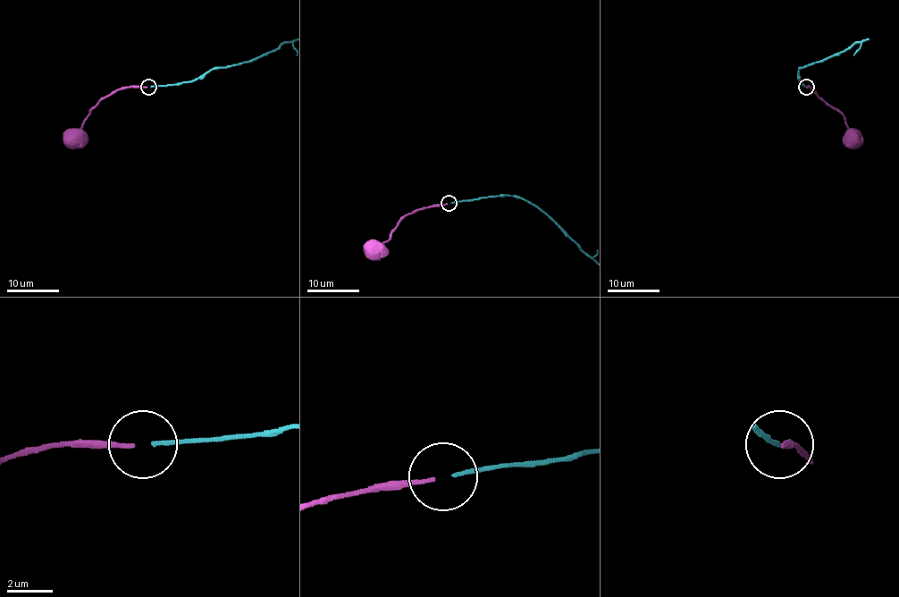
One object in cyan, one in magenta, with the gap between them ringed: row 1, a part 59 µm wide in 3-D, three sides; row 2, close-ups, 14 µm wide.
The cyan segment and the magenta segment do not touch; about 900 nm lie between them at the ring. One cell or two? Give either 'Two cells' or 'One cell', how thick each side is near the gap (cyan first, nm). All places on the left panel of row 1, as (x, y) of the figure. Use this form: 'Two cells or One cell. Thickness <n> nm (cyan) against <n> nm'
One cell. Thickness 170 nm (cyan) against 170 nm

